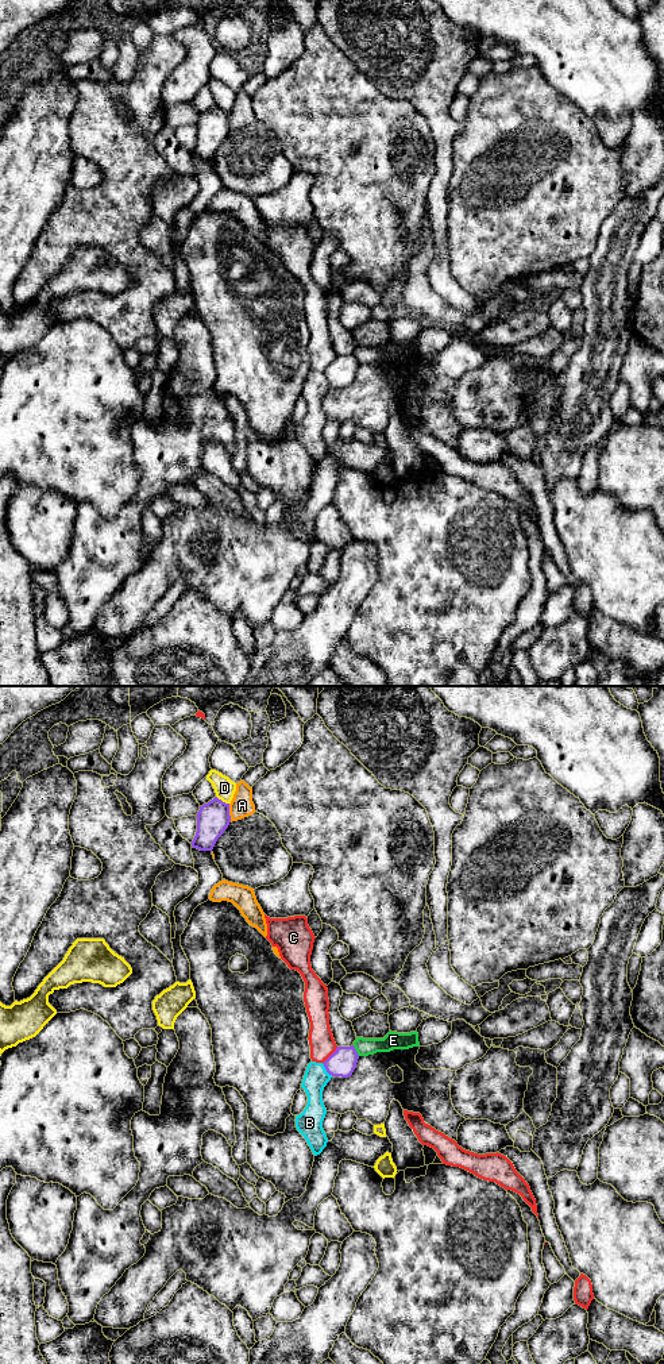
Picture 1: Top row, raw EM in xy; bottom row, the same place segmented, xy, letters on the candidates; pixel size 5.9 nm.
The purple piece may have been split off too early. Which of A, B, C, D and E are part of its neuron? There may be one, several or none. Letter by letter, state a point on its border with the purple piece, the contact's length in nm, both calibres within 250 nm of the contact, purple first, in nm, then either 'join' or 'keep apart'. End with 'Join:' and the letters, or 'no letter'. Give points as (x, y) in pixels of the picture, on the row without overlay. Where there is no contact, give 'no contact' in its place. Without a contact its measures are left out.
A: xy (228, 122) | 110 nm | 190/140 nm | keep apart
B: xy (325, 377) | 100 nm | 160/140 nm | keep apart
C: xy (331, 363) | 140 nm | 160/150 nm | keep apart
D: xy (222, 110) | 90 nm | 190/120 nm | keep apart
E: xy (355, 359) | 80 nm | 160/110 nm | keep apart
Join: no letter

